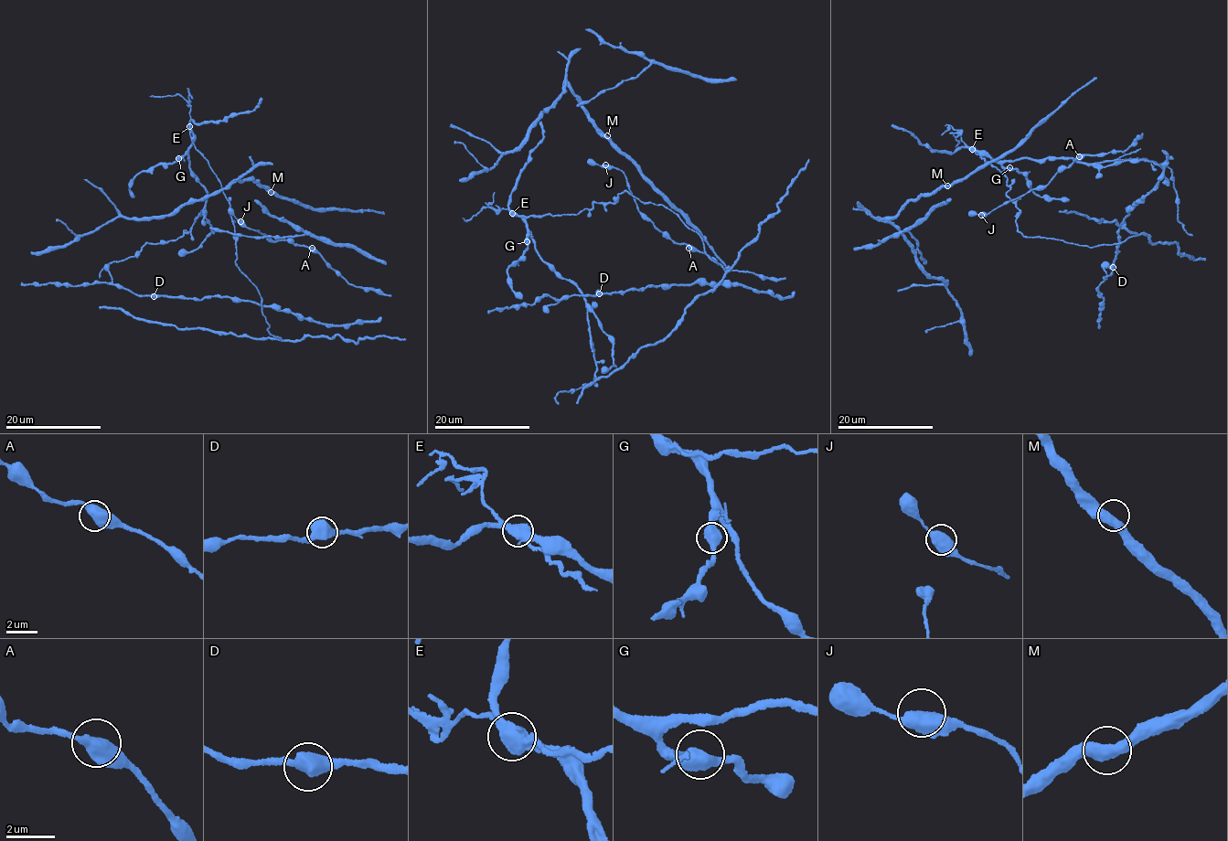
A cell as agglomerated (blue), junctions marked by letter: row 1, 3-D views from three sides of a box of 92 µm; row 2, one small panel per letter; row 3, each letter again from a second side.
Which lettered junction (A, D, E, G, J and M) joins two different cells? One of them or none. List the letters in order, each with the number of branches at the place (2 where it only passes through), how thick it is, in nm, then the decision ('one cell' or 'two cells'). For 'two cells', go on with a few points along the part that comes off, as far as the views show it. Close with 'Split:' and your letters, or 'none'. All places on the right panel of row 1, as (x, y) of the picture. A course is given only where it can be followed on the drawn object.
A: 2 branches meet; 550 nm thick; one cell
D: 2 branches meet; 600 nm thick; one cell
E: 2 branches meet; 600 nm thick; two cells; foreign part runs (972, 149), (1007, 176), (1006, 196), (1026, 236), (1090, 247), (1145, 235), (1176, 244), (1177, 254), (1205, 258)
G: 2 branches meet; 550 nm thick; one cell
J: 2 branches meet; 550 nm thick; one cell
M: 2 branches meet; 500 nm thick; one cell
Split: E

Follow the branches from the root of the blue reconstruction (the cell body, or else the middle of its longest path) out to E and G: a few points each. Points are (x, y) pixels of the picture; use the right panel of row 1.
E: (1016, 224), (1019, 209), (1016, 201), (1006, 195), (1010, 187), (1007, 183), (1008, 176), (972, 149)
G: (1016, 224), (1019, 209), (1016, 201), (1006, 195), (1010, 187), (1007, 183), (1008, 176), (982, 155), (1009, 167)

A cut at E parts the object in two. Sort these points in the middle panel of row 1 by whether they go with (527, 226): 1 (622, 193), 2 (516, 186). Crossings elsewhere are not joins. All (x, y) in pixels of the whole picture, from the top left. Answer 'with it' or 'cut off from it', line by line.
1: cut off from it
2: with it

